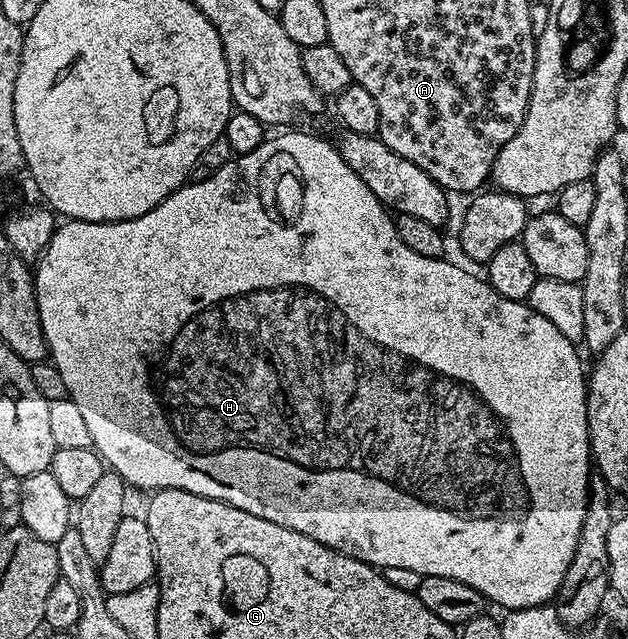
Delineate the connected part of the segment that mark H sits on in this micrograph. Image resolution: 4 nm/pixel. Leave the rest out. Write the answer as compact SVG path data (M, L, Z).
M290 129L281 132L278 138L270 137L255 152L238 154L219 172L210 178L190 181L181 185L171 196L167 196L151 212L138 218L128 218L122 222L75 222L65 220L54 229L47 248L35 263L33 276L33 293L37 296L39 320L43 324L43 336L49 345L49 358L55 368L63 376L63 384L67 384L67 395L81 409L85 417L87 429L91 432L93 449L101 455L108 469L117 473L130 486L141 490L156 492L167 488L179 488L187 492L195 492L195 496L207 496L220 502L231 504L235 508L243 508L245 515L259 516L259 520L271 520L275 524L283 524L283 528L291 528L295 532L303 532L303 536L311 536L311 540L319 540L332 550L351 556L368 566L378 568L412 568L423 576L447 576L451 580L463 580L463 584L471 584L475 592L485 597L486 603L502 606L502 611L522 610L532 606L544 606L552 603L557 597L557 589L563 584L563 576L567 576L567 568L571 564L571 556L575 556L575 542L579 540L579 532L583 528L583 516L589 503L589 479L591 477L591 451L589 448L589 425L587 424L587 370L581 367L581 358L577 355L578 347L551 320L539 316L525 302L507 300L499 296L489 287L484 277L476 278L469 270L456 266L453 262L445 262L444 257L428 258L419 256L419 252L411 252L403 240L399 240L397 223L390 211L373 195L371 188L343 160L332 141L320 138L317 134L304 134L301 130Z

